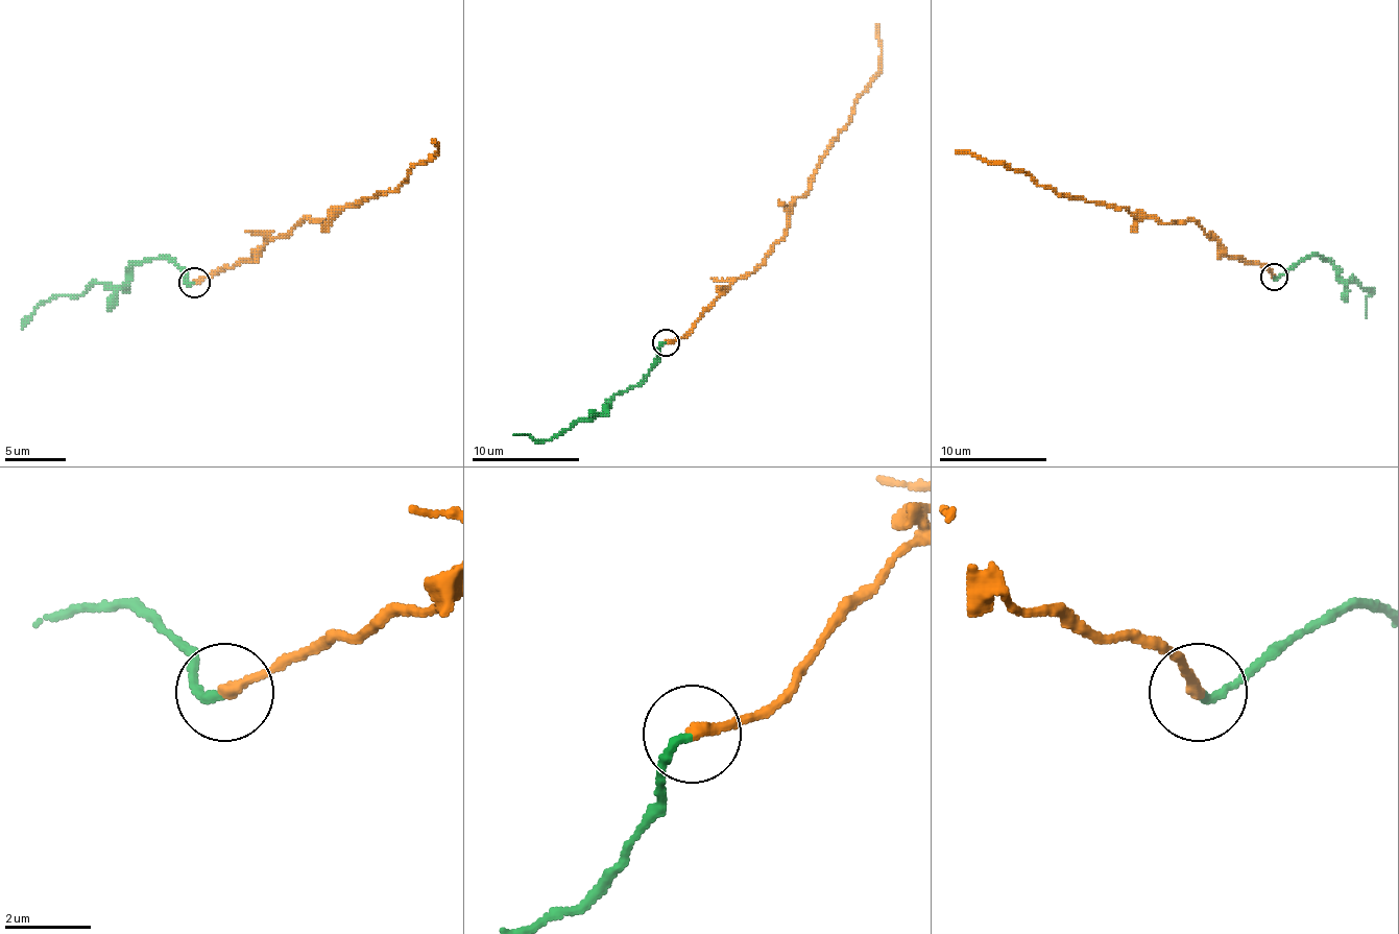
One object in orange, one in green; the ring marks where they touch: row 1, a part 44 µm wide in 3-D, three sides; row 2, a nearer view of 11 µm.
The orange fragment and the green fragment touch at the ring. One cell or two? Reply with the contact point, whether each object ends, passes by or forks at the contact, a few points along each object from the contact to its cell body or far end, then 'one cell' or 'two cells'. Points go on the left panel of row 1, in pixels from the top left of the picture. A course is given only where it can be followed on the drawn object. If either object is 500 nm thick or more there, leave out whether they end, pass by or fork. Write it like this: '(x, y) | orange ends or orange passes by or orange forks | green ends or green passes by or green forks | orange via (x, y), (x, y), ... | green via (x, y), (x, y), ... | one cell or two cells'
(194, 282) | orange ends | green ends | orange via (193, 283), (221, 267), (248, 262), (304, 219), (328, 222), (353, 204), (386, 194), (438, 151), (432, 139) | green via (193, 283), (169, 259), (139, 262), (120, 286), (96, 283), (80, 295), (62, 295), (44, 302), (22, 329) | one cell

